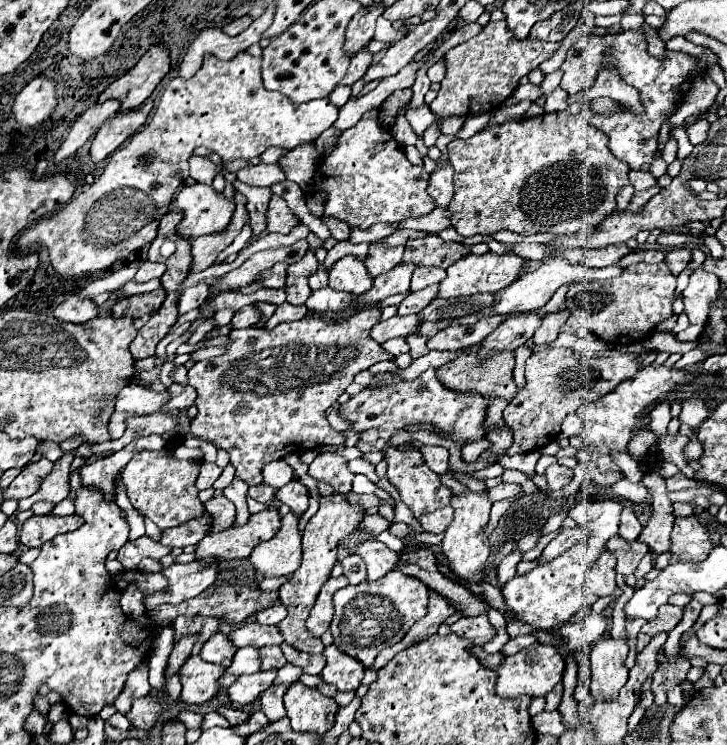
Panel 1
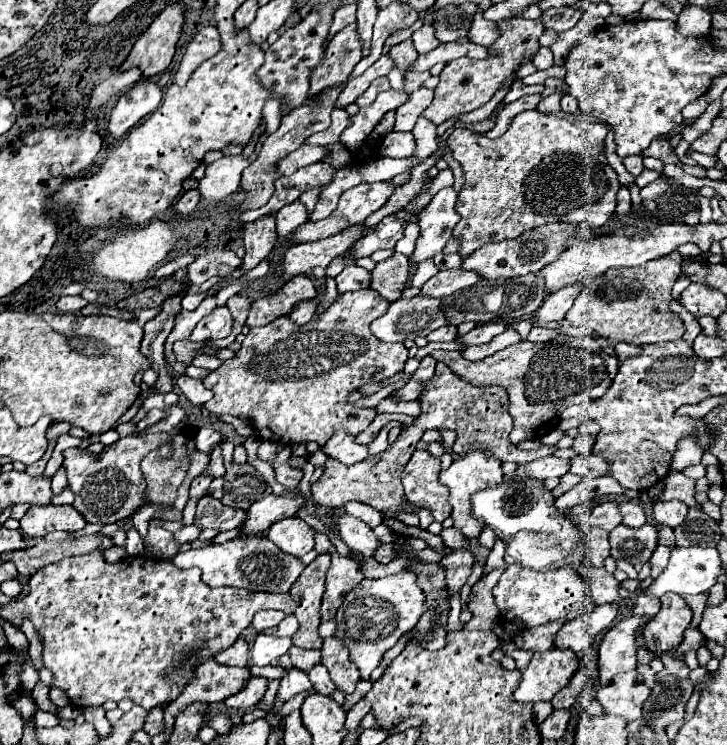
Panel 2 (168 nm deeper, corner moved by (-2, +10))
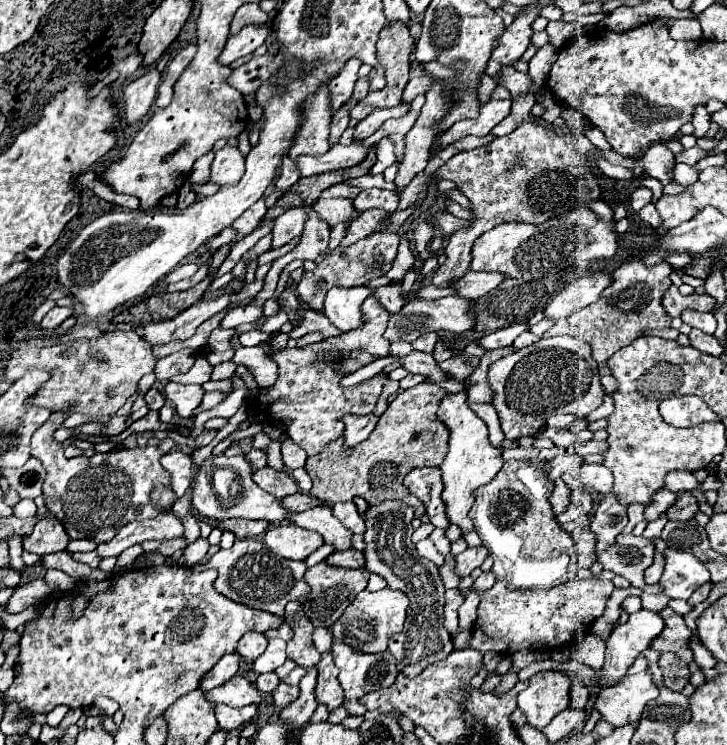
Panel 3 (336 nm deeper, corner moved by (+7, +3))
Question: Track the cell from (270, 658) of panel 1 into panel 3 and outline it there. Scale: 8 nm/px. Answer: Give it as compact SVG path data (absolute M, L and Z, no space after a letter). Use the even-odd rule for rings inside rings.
M274 671L272 673L264 673L264 675L258 675L258 679L256 679L256 687L262 693L272 693L278 683L280 683L280 679L278 679L278 675Z

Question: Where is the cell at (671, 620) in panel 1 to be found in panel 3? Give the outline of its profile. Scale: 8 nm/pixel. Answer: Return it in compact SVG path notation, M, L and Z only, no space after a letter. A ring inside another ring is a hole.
M664 607L662 611L658 611L658 615L662 615L662 619L666 621L666 629L658 635L658 639L654 639L654 643L650 645L656 651L672 651L676 655L680 655L686 663L692 661L692 651L688 647L688 639L690 639L690 629L684 623L682 615L672 611L670 607Z

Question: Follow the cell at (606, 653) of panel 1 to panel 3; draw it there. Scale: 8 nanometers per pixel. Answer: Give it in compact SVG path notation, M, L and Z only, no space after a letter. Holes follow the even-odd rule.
M648 609L632 613L626 623L618 625L606 639L606 663L600 669L602 687L622 679L634 659L648 649L652 639L658 637L662 629L664 621Z

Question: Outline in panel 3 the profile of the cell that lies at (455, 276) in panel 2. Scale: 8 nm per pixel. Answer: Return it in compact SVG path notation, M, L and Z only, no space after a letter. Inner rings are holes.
M468 271L464 273L462 277L454 279L452 287L456 289L456 293L460 297L466 297L466 299L476 299L476 297L482 297L486 293L490 293L494 287L498 287L506 277L500 275L500 273L474 273L474 271Z

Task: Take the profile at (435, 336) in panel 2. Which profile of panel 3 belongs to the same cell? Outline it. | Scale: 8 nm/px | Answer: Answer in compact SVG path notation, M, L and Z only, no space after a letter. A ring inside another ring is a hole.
M426 333L426 335L418 337L418 339L412 343L412 347L414 347L416 351L426 351L426 353L432 353L432 351L434 351L436 341L438 341L438 335L436 335L436 333Z

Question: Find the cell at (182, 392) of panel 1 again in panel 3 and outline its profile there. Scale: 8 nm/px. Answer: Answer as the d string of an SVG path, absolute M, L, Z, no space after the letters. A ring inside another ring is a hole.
M170 381L164 387L164 397L172 403L180 417L192 417L202 401L202 395L204 391L200 385L178 385Z

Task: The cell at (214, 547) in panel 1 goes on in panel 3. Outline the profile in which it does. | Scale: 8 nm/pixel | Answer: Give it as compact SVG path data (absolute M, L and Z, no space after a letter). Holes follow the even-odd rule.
M294 493L294 495L286 495L286 499L282 499L282 507L286 511L302 513L302 511L316 507L316 505L320 505L320 501L314 499L312 495L306 495L306 493Z

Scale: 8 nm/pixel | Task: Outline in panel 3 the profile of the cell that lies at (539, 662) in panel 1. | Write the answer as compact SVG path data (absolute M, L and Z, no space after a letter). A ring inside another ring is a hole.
M560 671L536 673L528 679L528 687L518 693L518 709L536 729L546 727L560 711L568 707L570 679Z

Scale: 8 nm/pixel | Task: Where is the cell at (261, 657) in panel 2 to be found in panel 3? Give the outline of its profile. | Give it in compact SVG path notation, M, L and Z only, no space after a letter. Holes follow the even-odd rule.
M272 639L266 647L266 651L260 655L260 659L252 661L254 673L268 673L278 669L286 661L286 641L282 639Z

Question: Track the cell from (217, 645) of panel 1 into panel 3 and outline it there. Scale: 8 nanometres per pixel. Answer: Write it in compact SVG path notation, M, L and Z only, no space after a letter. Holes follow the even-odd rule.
M228 653L224 655L200 681L200 689L208 691L212 687L218 687L222 683L226 683L232 675L238 673L238 665L240 665L240 655L238 653Z

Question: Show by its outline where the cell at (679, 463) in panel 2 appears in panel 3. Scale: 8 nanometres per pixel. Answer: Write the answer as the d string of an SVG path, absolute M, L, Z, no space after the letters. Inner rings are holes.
M670 471L666 475L666 489L670 491L690 491L690 489L696 489L698 487L698 481L694 479L694 475L690 471Z

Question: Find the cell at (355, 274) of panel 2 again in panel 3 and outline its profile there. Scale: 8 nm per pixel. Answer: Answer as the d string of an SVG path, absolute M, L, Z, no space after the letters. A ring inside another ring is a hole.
M332 287L324 299L324 315L340 331L350 331L362 325L360 305L370 295L370 287Z

